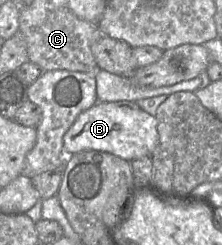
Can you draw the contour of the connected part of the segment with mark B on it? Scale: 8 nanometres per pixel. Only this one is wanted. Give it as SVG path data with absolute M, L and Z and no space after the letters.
M132 101L97 102L79 114L63 137L67 156L84 150L96 150L116 155L129 162L150 157L159 146L157 120Z

